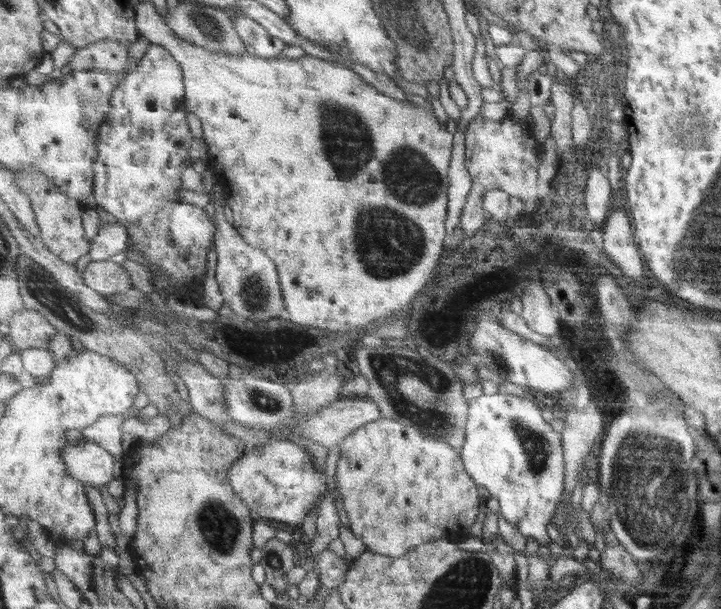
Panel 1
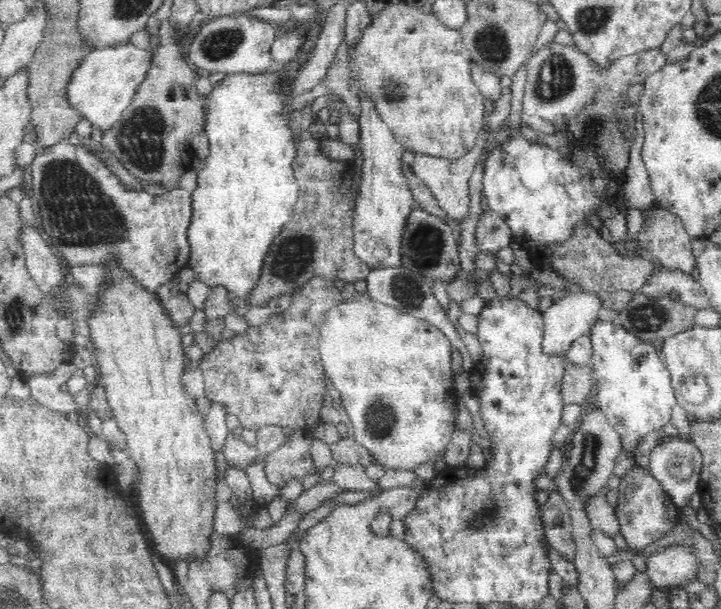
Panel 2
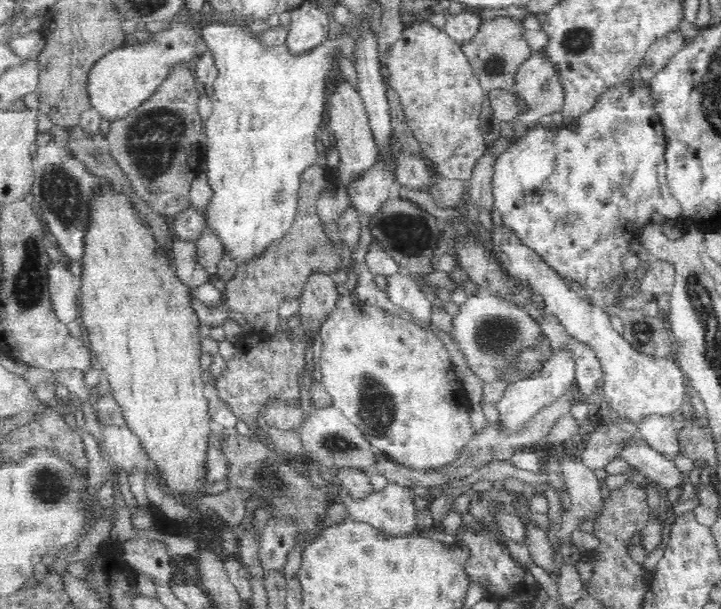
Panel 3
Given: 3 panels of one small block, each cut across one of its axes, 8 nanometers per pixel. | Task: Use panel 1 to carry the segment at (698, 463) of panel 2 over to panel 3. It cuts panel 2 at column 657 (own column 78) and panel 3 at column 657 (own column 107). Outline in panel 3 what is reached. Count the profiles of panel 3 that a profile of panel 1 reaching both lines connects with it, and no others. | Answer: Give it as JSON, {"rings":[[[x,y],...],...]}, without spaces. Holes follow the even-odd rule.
{"rings":[[[633,438],[631,443],[622,450],[621,458],[630,463],[632,467],[639,468],[646,478],[660,484],[660,488],[664,488],[666,494],[662,496],[662,502],[667,500],[668,492],[672,488],[684,487],[686,480],[682,472],[678,470],[678,466],[674,464],[674,460],[668,459],[666,455],[638,441],[637,438]]]}

